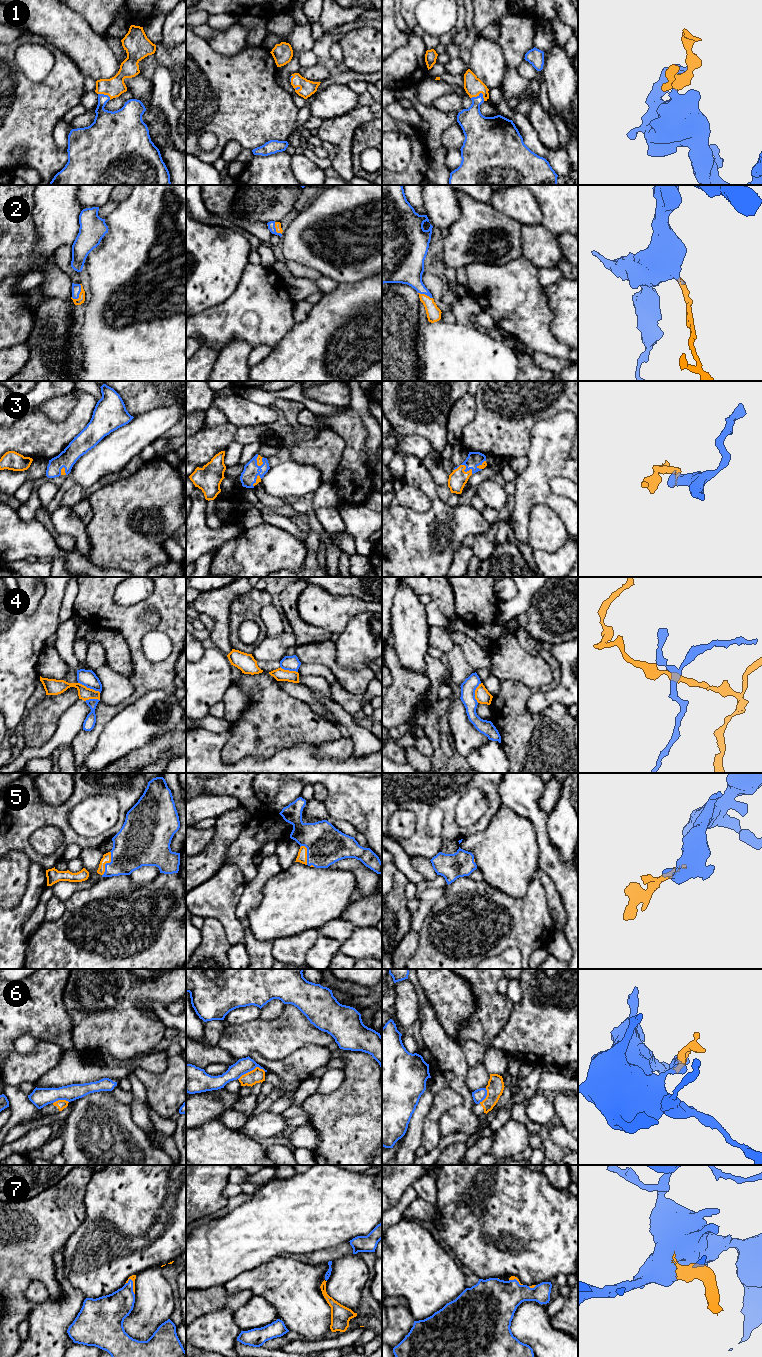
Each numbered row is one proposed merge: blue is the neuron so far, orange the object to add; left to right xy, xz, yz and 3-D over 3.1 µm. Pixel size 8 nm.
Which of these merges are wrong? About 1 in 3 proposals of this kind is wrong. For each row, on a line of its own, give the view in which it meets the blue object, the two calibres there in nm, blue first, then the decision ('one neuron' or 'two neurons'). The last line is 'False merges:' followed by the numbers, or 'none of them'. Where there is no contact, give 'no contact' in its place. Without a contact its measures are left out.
1: contact in yz; calibres 200 and 150 nm; one neuron
2: contact in xy; calibres 80 and 60 nm; one neuron
3: contact in yz; calibres 120 and 150 nm; one neuron
4: contact in xy; calibres 140 and 110 nm; two neurons
5: contact in xy; calibres 340 and 70 nm; one neuron
6: contact in xz; calibres 120 and 120 nm; two neurons
7: contact in xy; calibres 240 and 50 nm; one neuron
False merges: 4, 6

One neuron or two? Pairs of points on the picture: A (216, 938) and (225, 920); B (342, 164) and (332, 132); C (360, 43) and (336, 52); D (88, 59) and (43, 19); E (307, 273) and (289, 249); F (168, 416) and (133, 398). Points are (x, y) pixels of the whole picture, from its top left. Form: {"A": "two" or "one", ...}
{"A": "two", "B": "one", "C": "two", "D": "one", "E": "two", "F": "two"}

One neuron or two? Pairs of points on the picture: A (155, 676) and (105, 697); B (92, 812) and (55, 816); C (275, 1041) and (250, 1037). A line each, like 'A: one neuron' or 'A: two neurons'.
A: two neurons
B: two neurons
C: one neuron

